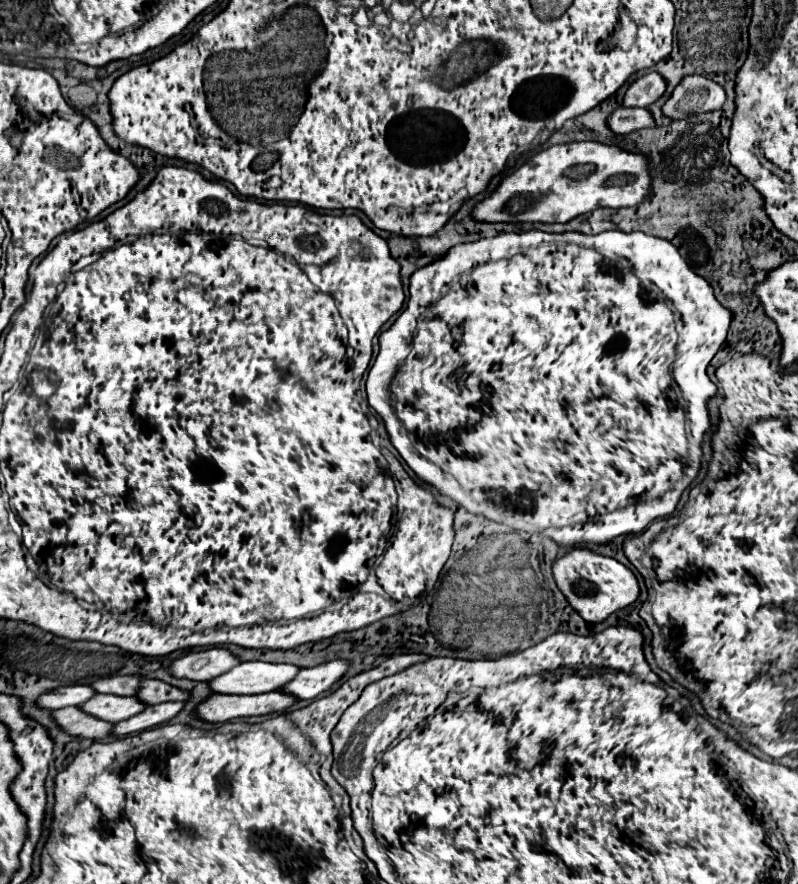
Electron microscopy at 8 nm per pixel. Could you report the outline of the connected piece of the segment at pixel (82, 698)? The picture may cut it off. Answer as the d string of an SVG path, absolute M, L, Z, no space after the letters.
M70 684L40 696L38 704L48 710L58 710L66 706L80 706L88 702L92 696L96 696L96 690L90 684Z

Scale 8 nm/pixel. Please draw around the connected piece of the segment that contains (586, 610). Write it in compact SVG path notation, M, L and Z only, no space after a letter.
M574 548L554 562L554 580L568 598L570 606L590 624L606 620L612 612L630 606L638 594L638 580L630 568L610 556L594 554L586 548Z

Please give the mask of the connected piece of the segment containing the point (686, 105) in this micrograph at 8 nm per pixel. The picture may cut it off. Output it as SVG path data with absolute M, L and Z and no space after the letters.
M684 76L672 92L670 100L662 106L664 114L672 120L720 110L726 102L726 92L720 84L704 76Z

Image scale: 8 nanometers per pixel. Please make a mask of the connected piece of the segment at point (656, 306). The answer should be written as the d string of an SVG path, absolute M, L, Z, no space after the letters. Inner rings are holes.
M526 230L518 234L508 232L478 242L456 244L444 256L418 268L410 276L410 300L406 304L406 310L402 310L396 322L378 338L380 351L366 380L368 404L384 420L386 432L394 448L400 452L404 462L418 474L418 478L422 482L432 484L442 496L448 496L458 502L464 510L504 524L512 530L536 532L544 538L550 538L558 546L576 546L588 542L606 544L618 536L642 532L656 518L670 516L680 502L682 492L698 476L700 458L690 454L686 422L692 424L692 436L698 438L696 442L700 446L700 438L704 442L704 434L712 428L708 402L718 394L718 388L706 376L706 366L724 344L730 322L732 314L714 298L712 286L694 270L690 270L674 244L664 238L648 236L644 232L626 234L620 230L608 230L590 236L582 232L550 234L542 230ZM411 341L412 350L403 362L401 360L404 352L408 352ZM388 376L392 376L392 402L388 400Z

